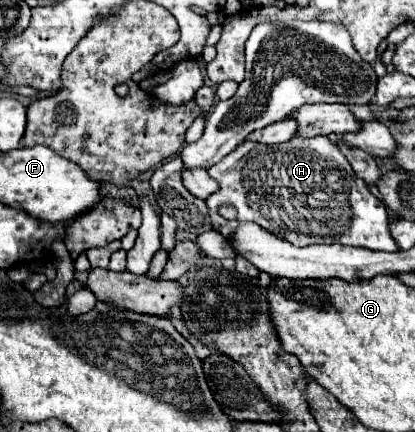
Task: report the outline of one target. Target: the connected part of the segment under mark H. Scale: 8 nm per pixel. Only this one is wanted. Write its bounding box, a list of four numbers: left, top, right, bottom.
[206,137,398,251]

